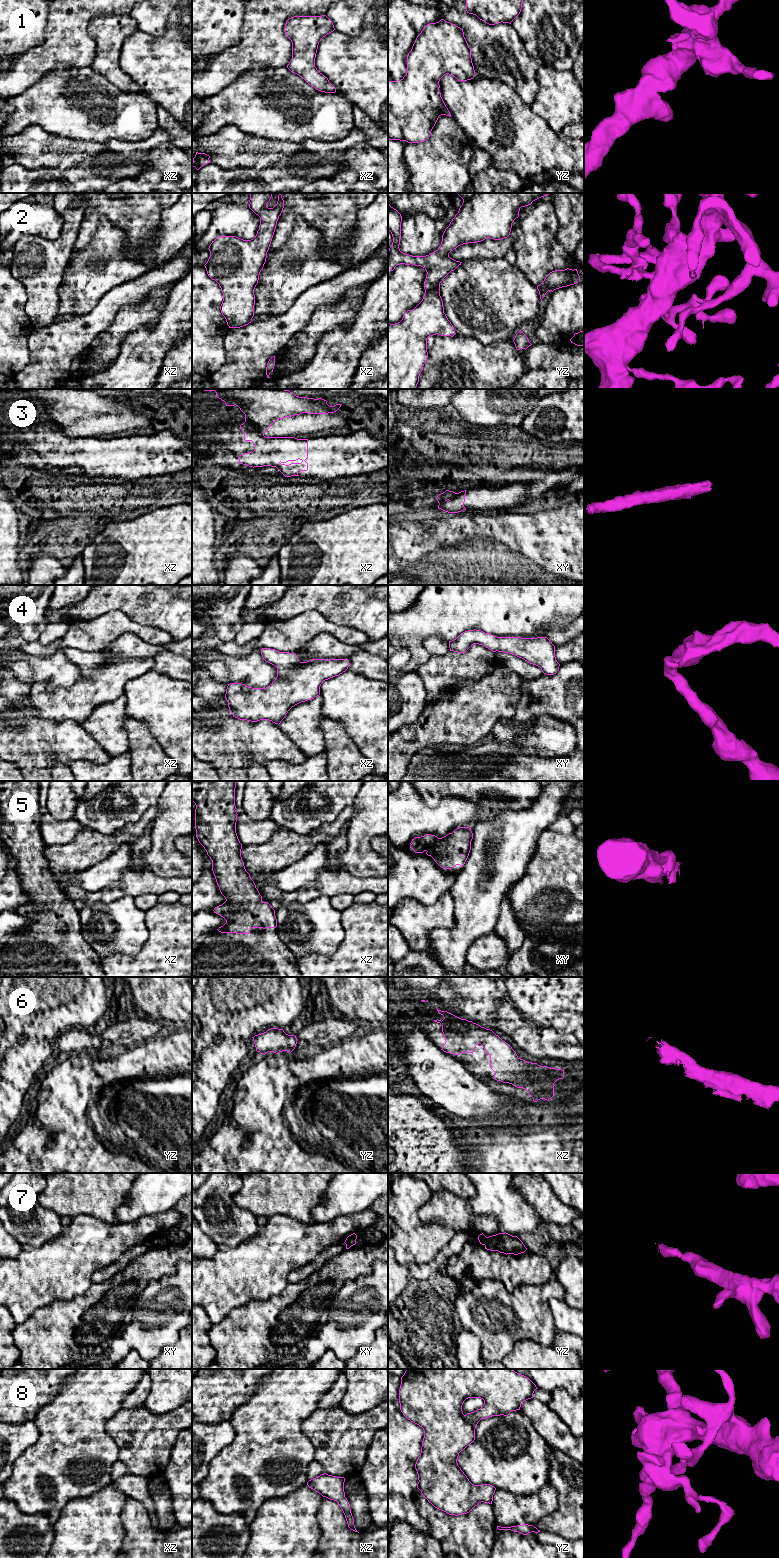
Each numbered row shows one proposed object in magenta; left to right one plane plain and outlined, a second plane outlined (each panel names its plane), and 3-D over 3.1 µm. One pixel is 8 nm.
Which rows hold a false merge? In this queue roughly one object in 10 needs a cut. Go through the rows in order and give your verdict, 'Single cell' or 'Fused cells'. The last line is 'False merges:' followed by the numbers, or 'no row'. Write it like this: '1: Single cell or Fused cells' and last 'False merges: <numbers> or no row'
1: Single cell
2: Single cell
3: Fused cells
4: Single cell
5: Single cell
6: Single cell
7: Single cell
8: Single cell
False merges: 3

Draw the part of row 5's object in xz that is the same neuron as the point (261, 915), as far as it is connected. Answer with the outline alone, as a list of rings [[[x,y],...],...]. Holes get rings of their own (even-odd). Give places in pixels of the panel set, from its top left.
[[[192,781],[192,801],[196,805],[196,837],[212,860],[213,874],[226,899],[213,910],[226,920],[217,930],[221,933],[249,934],[251,928],[276,928],[277,919],[271,905],[262,901],[241,857],[242,844],[236,833],[235,788],[235,781]]]

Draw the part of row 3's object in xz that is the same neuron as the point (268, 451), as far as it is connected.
[[[248,422],[240,425],[244,440],[254,443],[254,451],[238,456],[239,464],[249,467],[276,467],[285,477],[308,470],[308,439],[265,437]]]

